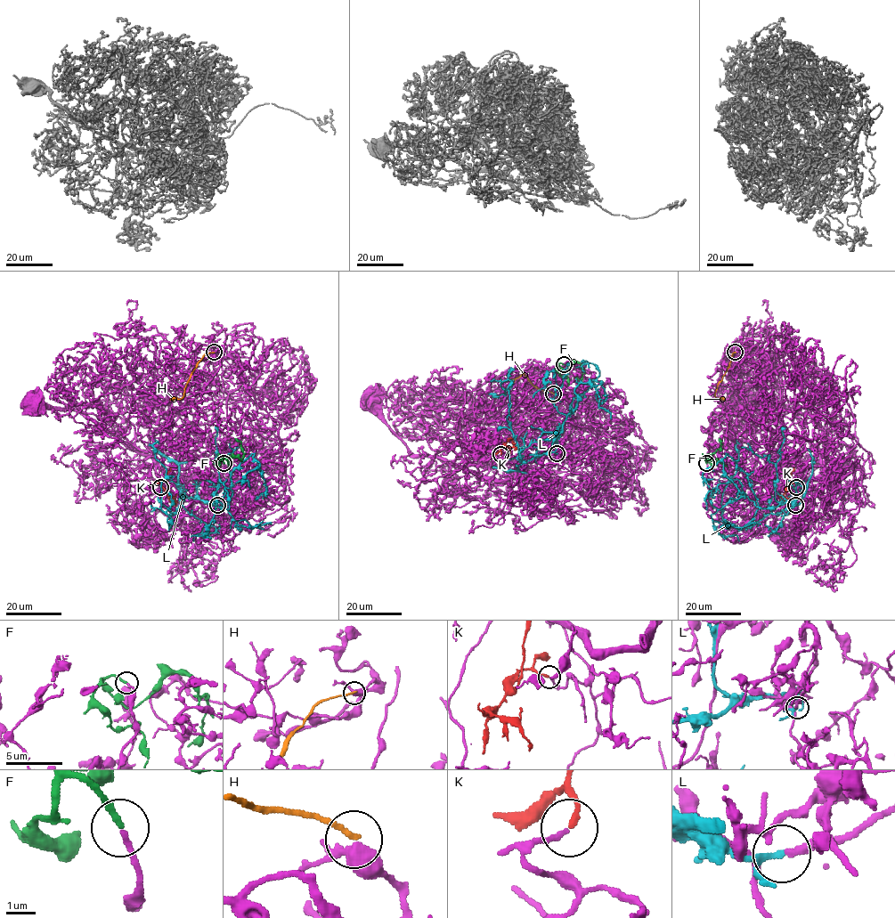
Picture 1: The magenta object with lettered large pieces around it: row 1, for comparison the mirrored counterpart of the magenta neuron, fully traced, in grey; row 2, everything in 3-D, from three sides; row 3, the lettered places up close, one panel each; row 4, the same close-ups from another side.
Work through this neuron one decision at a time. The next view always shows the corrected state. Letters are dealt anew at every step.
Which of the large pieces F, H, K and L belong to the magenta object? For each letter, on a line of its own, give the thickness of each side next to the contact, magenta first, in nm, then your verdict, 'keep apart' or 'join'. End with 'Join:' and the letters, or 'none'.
F: 160/200 nm | join
H: 420/190 nm | keep apart
K: 180/190 nm | join
L: 220/130 nm | keep apart
Join: F, K

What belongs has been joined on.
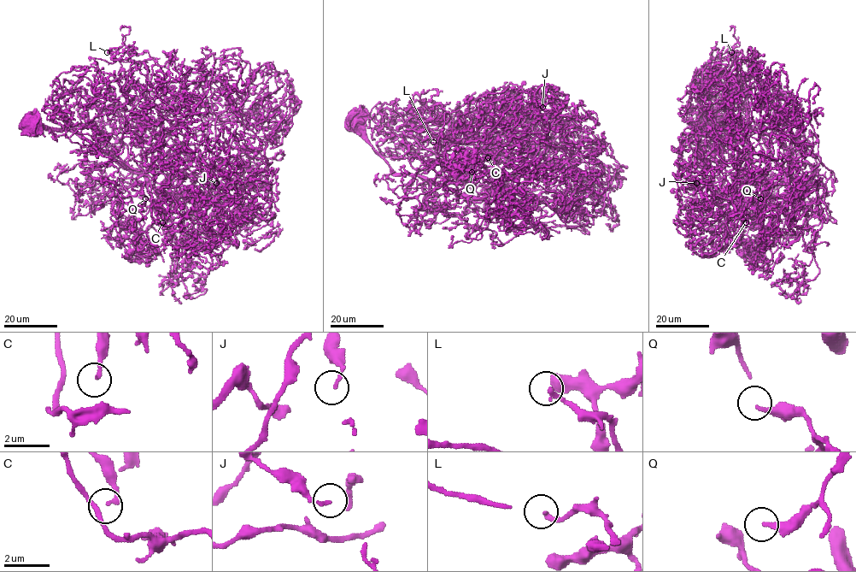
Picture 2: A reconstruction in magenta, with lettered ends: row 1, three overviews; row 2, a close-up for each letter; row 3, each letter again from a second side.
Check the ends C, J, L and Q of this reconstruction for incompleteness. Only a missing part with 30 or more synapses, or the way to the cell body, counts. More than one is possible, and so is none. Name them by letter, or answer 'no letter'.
L

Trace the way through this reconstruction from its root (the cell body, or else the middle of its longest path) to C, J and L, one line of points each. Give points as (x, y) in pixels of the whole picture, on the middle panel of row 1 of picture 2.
C: (354, 125), (396, 173), (468, 196), (492, 193), (480, 161), (463, 163), (477, 182), (488, 157)
J: (354, 125), (396, 173), (511, 200), (535, 178), (525, 138), (541, 99), (534, 85), (542, 107)
L: (354, 125), (396, 173), (492, 193), (480, 169), (484, 148), (421, 125), (417, 136), (433, 142)

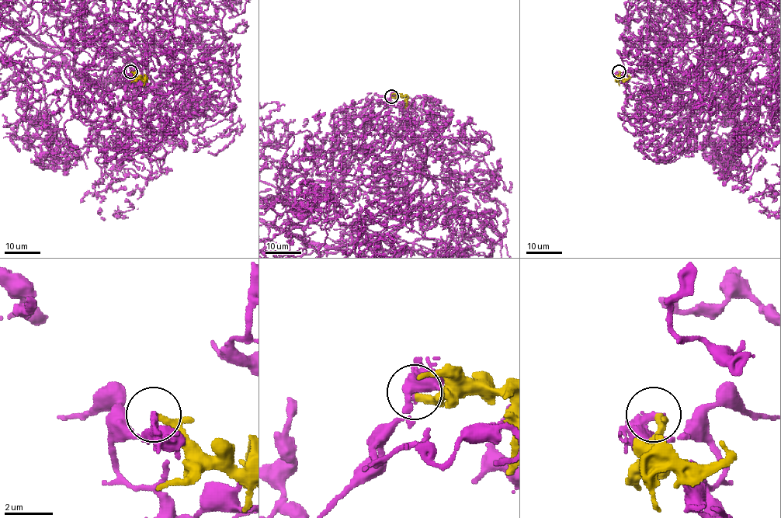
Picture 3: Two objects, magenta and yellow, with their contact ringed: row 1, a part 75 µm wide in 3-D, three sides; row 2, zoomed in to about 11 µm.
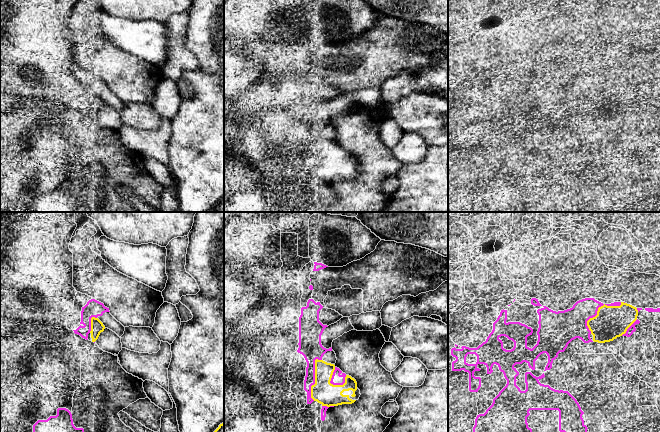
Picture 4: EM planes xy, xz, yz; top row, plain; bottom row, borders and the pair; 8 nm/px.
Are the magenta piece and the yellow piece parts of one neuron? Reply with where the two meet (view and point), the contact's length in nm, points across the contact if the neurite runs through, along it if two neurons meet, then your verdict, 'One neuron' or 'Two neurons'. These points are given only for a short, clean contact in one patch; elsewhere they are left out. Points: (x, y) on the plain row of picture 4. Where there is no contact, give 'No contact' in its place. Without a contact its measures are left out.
Touches magenta at yz (597, 86). Shared border 360 nm. One neuron

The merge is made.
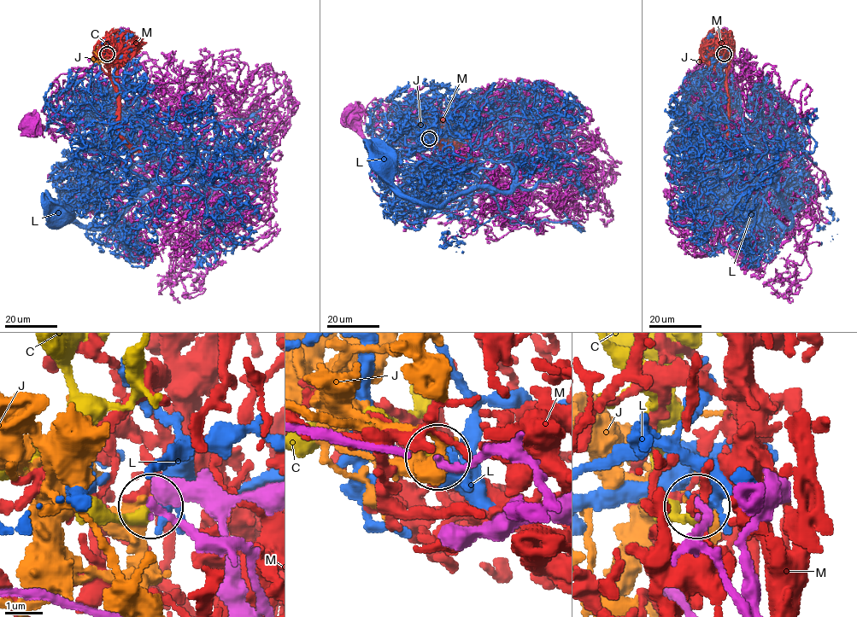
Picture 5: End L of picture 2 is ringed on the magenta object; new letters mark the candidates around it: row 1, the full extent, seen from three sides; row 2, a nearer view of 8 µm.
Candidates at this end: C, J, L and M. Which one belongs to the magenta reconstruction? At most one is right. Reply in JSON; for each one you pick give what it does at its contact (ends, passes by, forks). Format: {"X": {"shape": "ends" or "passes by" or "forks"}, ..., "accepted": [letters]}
{"C": {"shape": "ends"}, "accepted": ["C"]}

